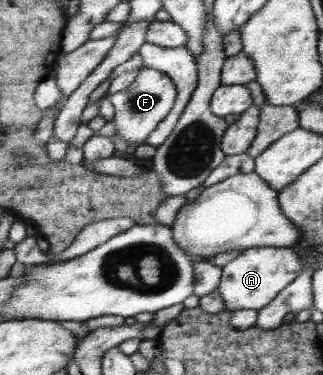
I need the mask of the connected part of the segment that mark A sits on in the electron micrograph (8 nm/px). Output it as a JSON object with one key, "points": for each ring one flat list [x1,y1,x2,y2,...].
{"points":[[261,246,244,250,224,266,219,293,229,311,259,310,268,306,289,287,305,269,300,256,293,248]]}

